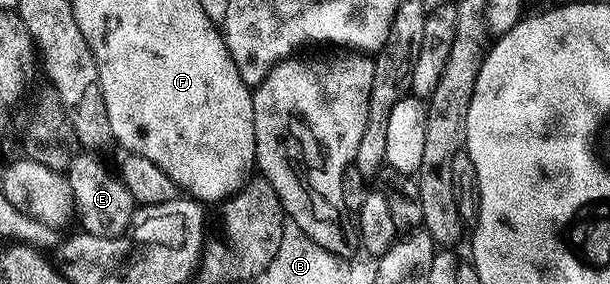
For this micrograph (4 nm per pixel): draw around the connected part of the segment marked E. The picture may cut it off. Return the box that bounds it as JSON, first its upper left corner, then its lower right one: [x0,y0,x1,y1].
[66,151,136,237]

